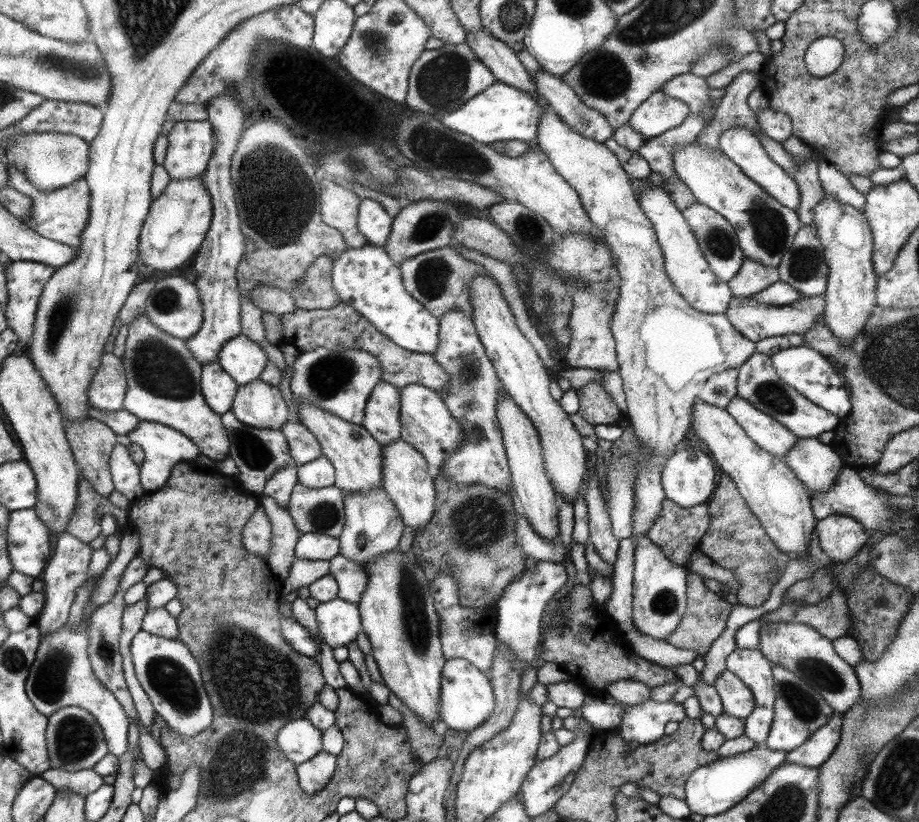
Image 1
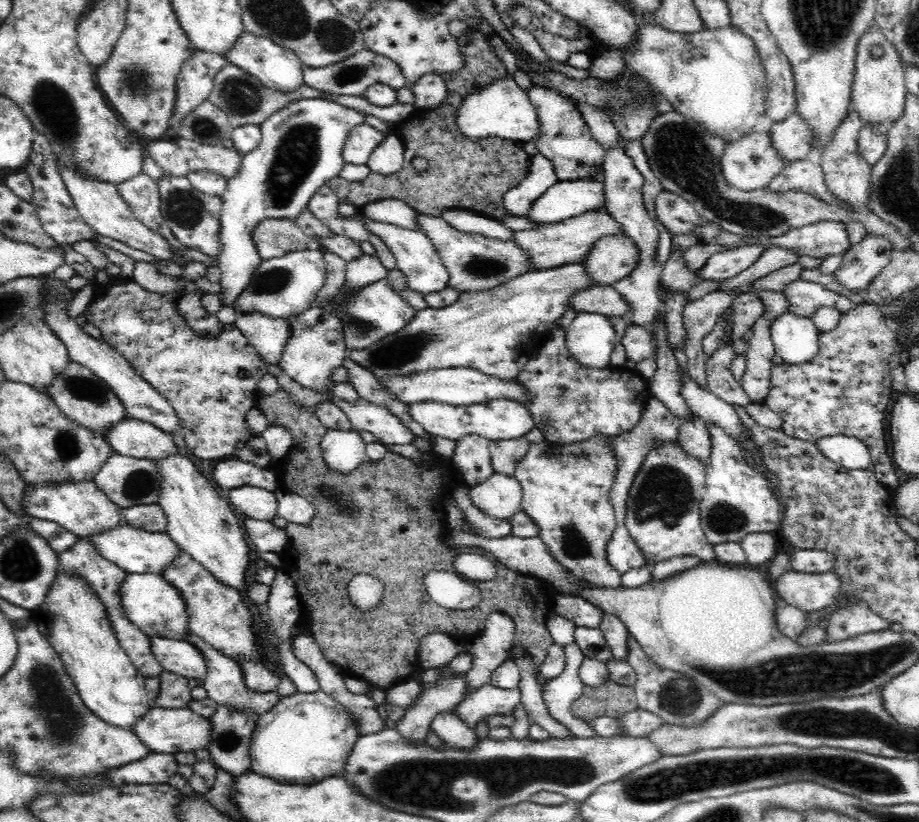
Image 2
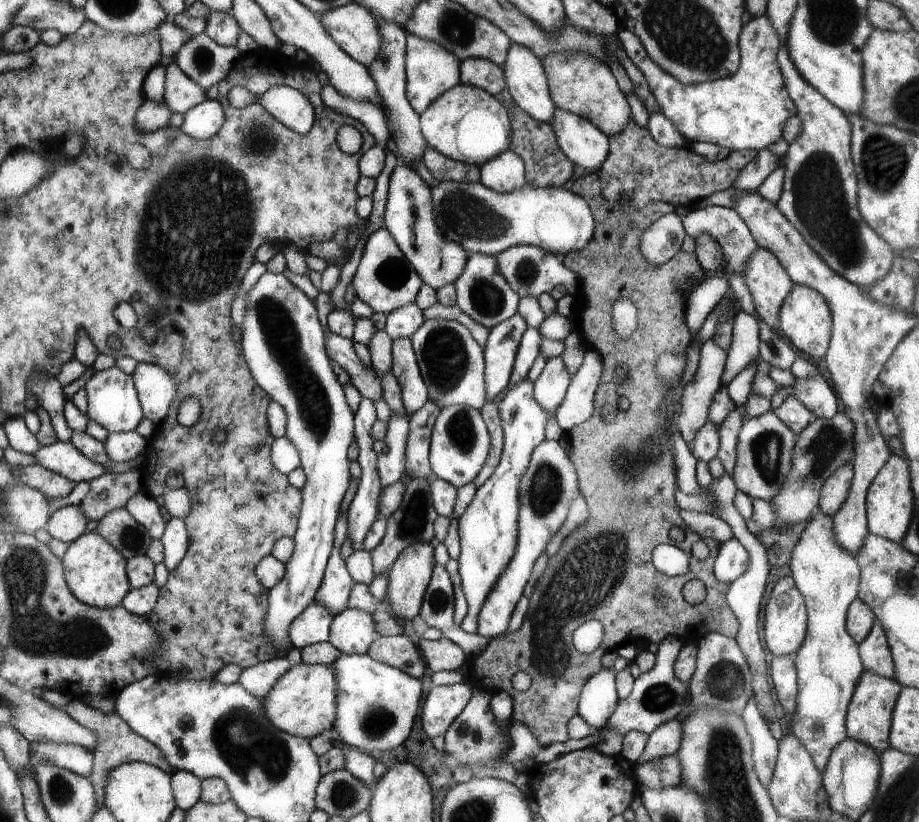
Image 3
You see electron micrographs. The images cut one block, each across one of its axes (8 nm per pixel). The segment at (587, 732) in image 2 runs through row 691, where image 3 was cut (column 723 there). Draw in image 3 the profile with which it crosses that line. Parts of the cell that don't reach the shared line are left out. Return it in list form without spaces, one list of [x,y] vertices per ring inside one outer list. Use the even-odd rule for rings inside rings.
[[[731,538],[731,540],[723,542],[719,546],[719,550],[717,550],[715,560],[713,560],[713,576],[715,576],[715,580],[719,580],[723,584],[735,582],[745,572],[747,560],[749,560],[749,554],[739,544],[737,538]]]

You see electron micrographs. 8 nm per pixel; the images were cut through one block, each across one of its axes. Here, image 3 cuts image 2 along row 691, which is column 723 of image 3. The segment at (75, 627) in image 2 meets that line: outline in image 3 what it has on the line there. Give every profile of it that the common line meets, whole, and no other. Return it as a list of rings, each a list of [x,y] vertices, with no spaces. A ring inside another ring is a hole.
[[[763,16],[751,18],[739,34],[741,62],[735,74],[701,84],[681,84],[671,74],[663,72],[643,48],[643,42],[629,30],[617,30],[617,36],[643,74],[649,92],[659,104],[661,112],[691,144],[715,144],[731,152],[739,150],[765,150],[769,144],[783,136],[781,126],[789,116],[795,114],[795,106],[785,90],[785,80],[777,66],[777,50],[781,46],[777,32],[771,28],[769,20]]]

